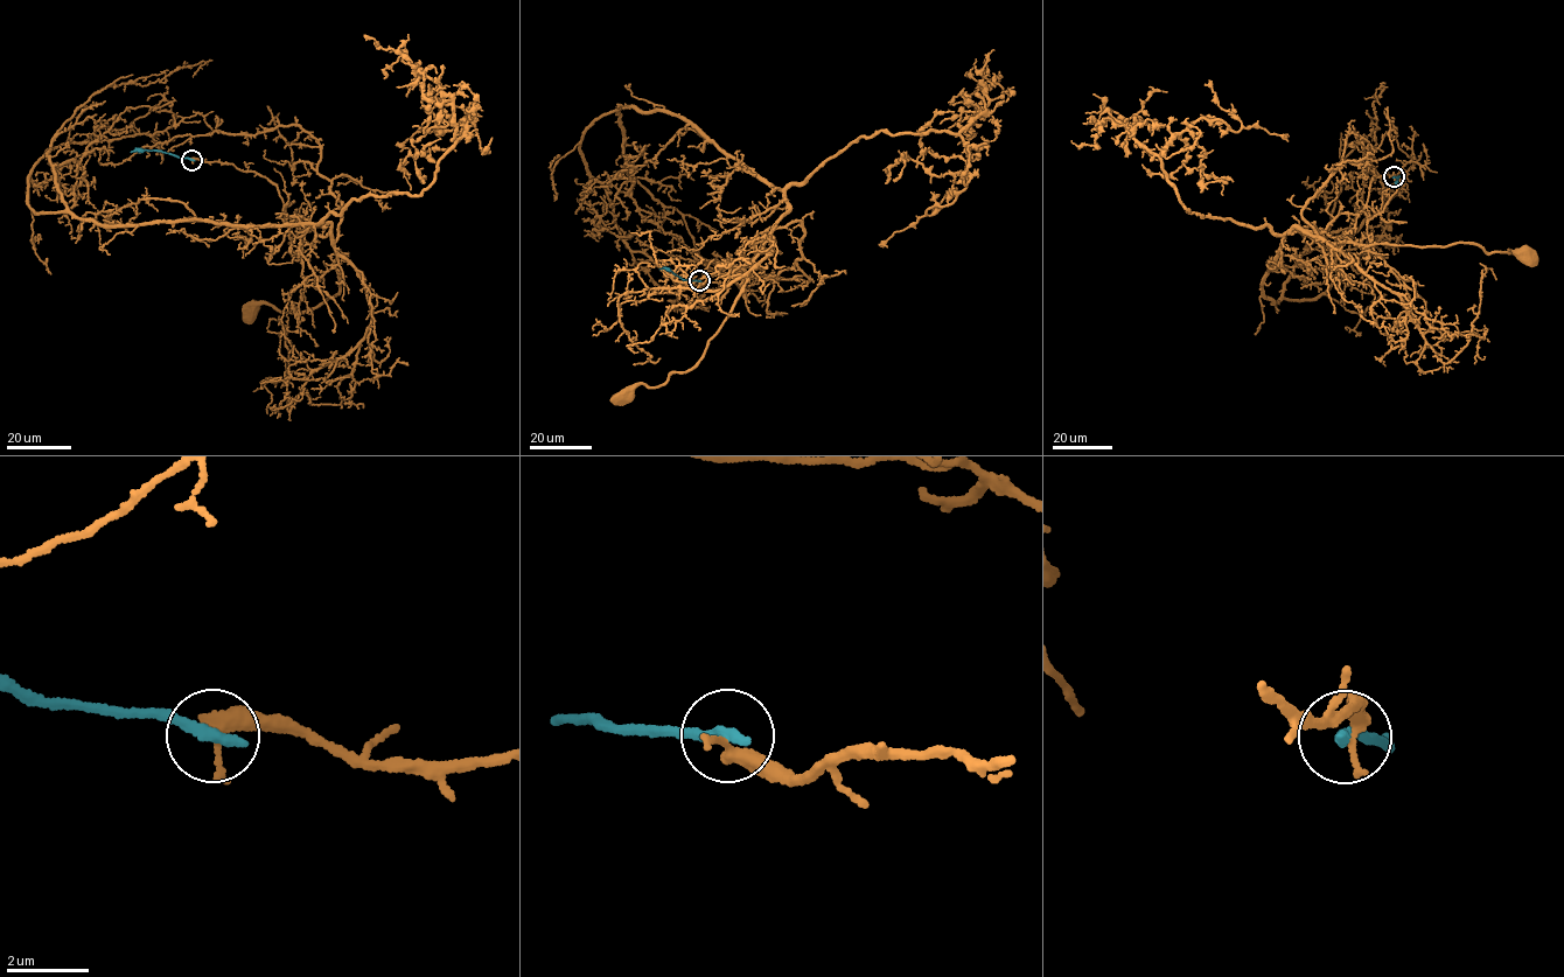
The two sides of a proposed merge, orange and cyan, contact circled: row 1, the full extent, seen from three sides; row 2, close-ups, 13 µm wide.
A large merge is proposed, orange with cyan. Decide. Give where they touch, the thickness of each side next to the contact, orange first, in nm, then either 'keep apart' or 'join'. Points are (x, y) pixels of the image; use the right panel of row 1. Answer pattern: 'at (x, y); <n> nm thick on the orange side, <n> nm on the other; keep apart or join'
at (1394, 176); 400 nm thick on the orange side, 320 nm on the other; keep apart

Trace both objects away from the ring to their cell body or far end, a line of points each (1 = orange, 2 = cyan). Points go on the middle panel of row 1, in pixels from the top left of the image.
1: (699, 281), (751, 278), (744, 270), (781, 218), (695, 365), (627, 393)
2: (699, 280), (682, 279), (670, 271), (660, 269)

